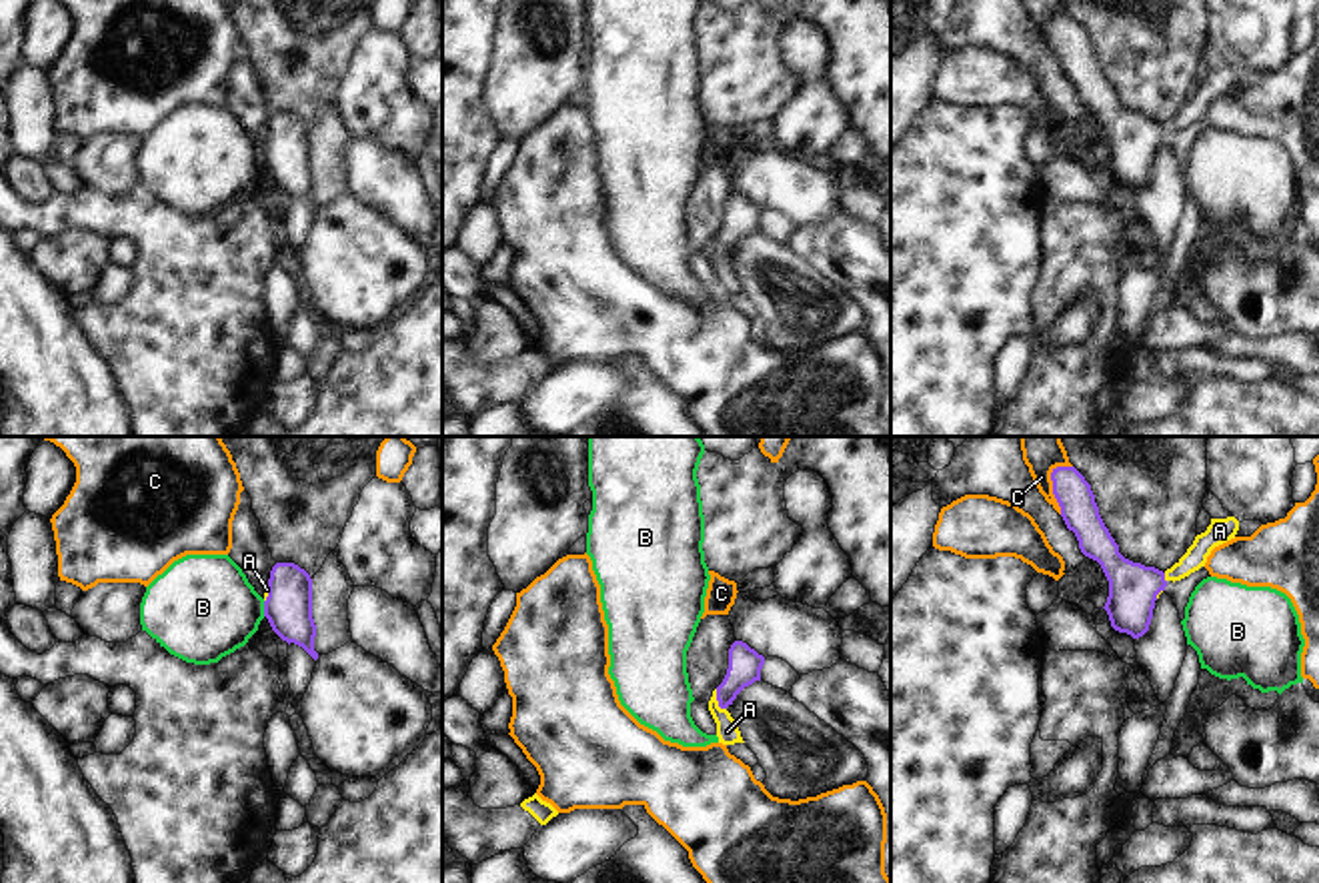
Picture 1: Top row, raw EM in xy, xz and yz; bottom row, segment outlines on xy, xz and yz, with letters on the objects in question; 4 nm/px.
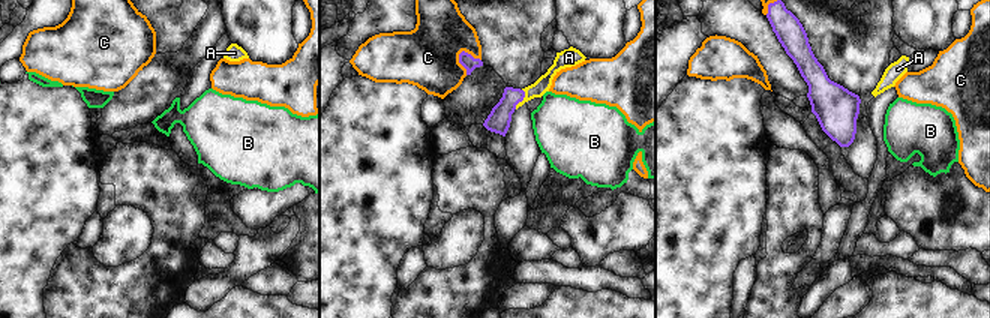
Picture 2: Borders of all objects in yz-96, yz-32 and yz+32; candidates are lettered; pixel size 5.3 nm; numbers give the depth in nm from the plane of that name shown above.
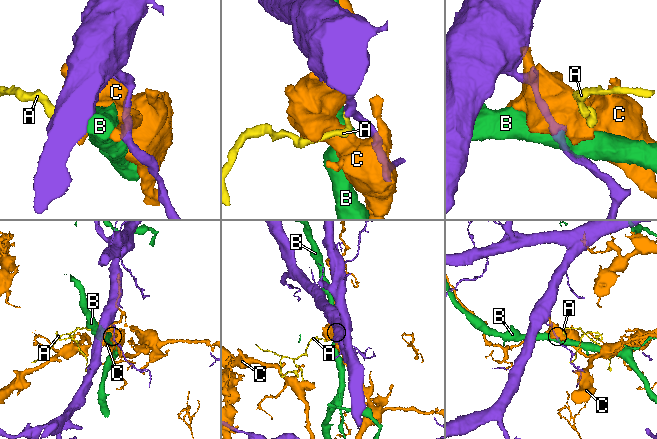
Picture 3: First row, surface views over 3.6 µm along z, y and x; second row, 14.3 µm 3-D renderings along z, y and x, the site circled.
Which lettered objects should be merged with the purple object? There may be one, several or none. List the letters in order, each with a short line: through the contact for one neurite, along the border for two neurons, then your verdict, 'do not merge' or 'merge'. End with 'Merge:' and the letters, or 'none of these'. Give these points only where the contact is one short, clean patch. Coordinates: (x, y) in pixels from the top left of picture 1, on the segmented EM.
A: line xz (745, 663), (743, 671), (717, 699), (727, 731); merge
B: do not merge
C: do not merge
Merge: A

